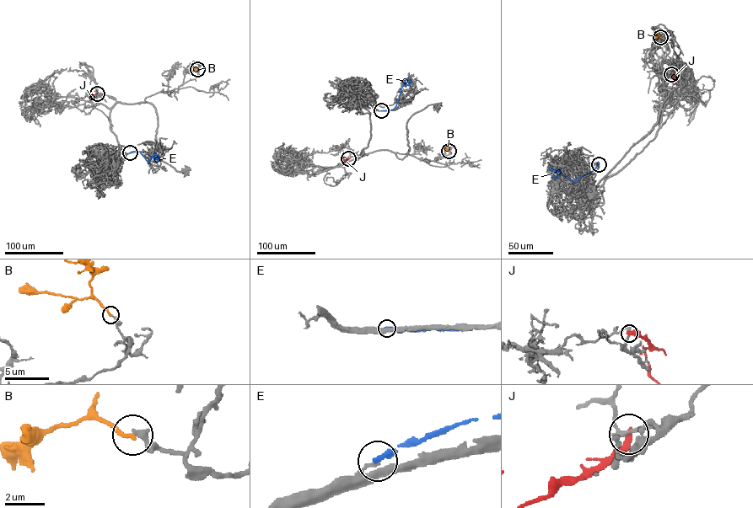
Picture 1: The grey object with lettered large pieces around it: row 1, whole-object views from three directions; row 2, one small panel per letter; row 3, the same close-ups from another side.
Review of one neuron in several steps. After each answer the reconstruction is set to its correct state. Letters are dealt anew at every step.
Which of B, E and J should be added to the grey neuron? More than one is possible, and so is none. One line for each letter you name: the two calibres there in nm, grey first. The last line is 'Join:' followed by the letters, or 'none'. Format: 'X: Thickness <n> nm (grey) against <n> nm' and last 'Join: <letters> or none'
Join: none

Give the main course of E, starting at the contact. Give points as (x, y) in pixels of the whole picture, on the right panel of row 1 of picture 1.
E: (599, 164), (598, 162), (593, 171), (576, 181), (550, 168), (559, 173), (559, 178)

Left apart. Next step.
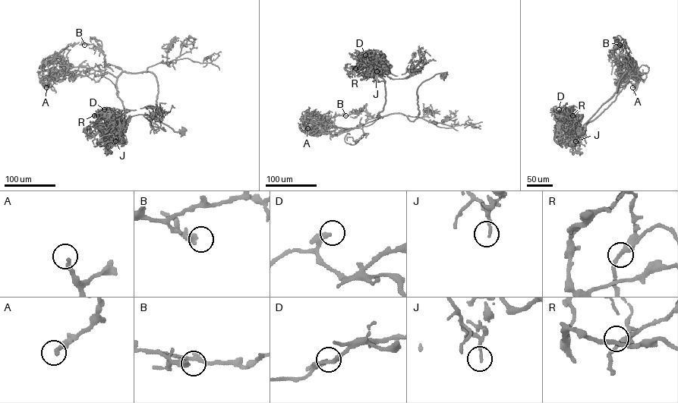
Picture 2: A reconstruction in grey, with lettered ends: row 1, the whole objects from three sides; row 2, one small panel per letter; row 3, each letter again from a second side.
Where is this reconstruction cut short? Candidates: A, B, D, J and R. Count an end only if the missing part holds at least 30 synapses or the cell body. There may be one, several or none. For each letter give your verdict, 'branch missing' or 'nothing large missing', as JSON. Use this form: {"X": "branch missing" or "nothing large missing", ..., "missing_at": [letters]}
{"A": "branch missing", "B": "nothing large missing", "D": "nothing large missing", "J": "nothing large missing", "R": "branch missing", "missing_at": ["A", "R"]}

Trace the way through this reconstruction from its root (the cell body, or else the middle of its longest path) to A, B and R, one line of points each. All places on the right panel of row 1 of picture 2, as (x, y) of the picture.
A: (578, 131), (616, 91), (625, 72), (618, 72), (623, 77), (628, 70), (637, 72), (639, 80), (632, 87)
B: (578, 131), (616, 91), (618, 81), (625, 72), (617, 73), (622, 65), (617, 64), (610, 55), (619, 45)
R: (578, 131), (616, 91), (625, 72), (617, 73), (622, 79), (616, 99), (584, 127), (573, 127), (572, 115)

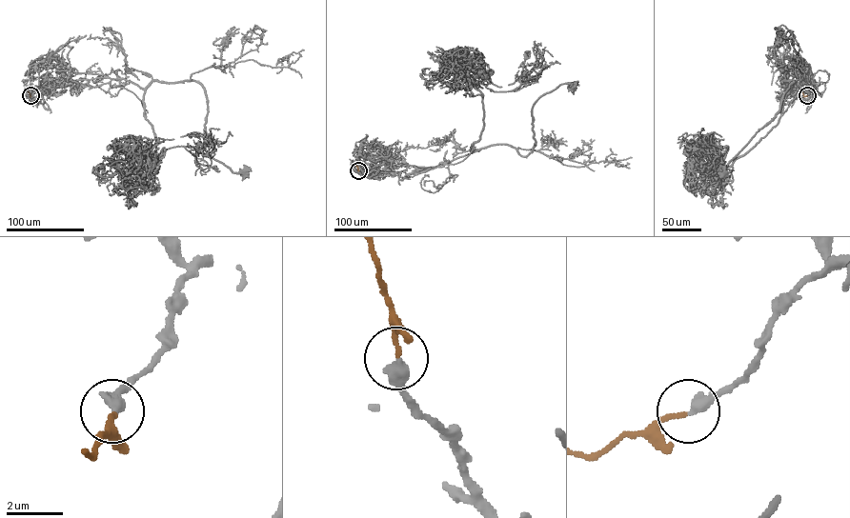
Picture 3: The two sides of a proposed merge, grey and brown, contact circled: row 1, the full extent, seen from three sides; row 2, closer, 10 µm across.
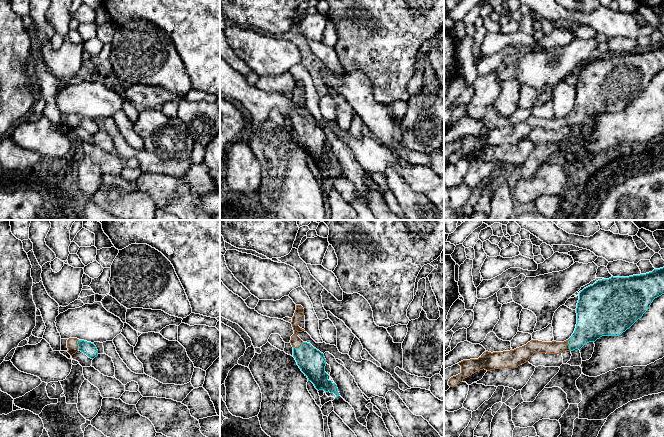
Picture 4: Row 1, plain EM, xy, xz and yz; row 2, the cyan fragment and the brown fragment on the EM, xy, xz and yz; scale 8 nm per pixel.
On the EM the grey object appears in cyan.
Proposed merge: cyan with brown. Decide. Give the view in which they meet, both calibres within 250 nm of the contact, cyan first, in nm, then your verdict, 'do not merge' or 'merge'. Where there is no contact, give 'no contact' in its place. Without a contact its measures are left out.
yz | 260/100 nm | merge

